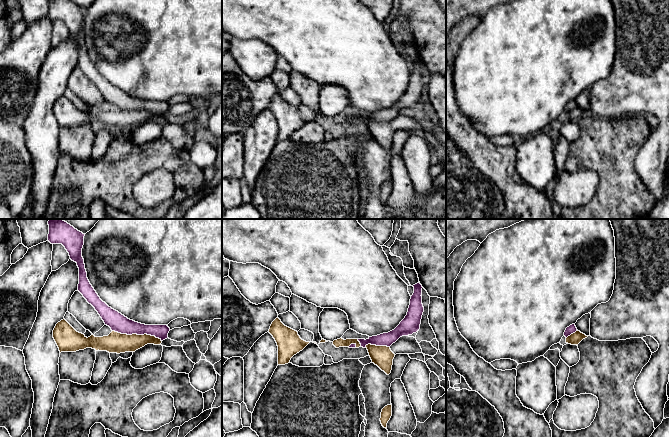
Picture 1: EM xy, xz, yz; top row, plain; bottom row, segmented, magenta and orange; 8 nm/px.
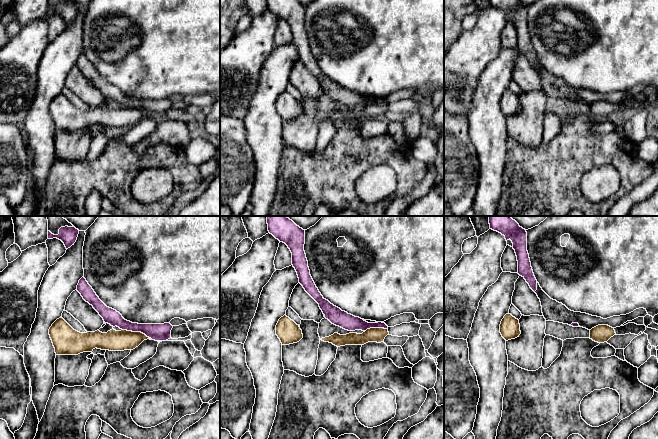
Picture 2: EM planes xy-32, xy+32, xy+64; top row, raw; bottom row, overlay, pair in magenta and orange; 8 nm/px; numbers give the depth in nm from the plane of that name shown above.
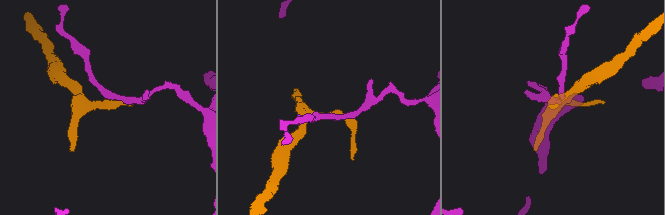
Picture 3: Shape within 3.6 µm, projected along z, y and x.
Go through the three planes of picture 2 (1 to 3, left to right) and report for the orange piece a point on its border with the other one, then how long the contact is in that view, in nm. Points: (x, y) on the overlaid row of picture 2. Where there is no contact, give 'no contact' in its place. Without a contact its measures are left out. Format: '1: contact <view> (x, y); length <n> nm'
1: contact xy-32 (137, 331); length 260 nm
2: contact xy+32 (376, 327); length 190 nm
3: no contact

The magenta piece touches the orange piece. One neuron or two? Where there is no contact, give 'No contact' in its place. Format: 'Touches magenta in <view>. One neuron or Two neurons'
Touches magenta in xy. Two neurons

